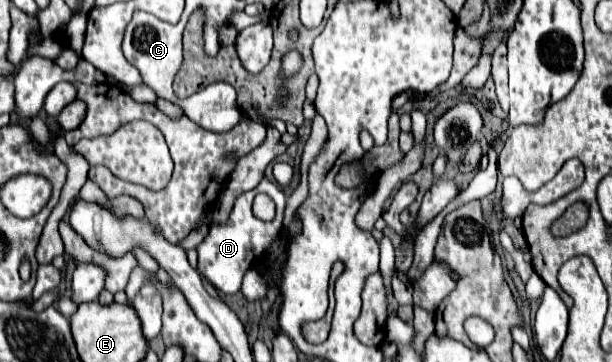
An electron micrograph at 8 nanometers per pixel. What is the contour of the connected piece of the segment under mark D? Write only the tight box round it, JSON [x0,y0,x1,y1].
[197,177,285,295]

